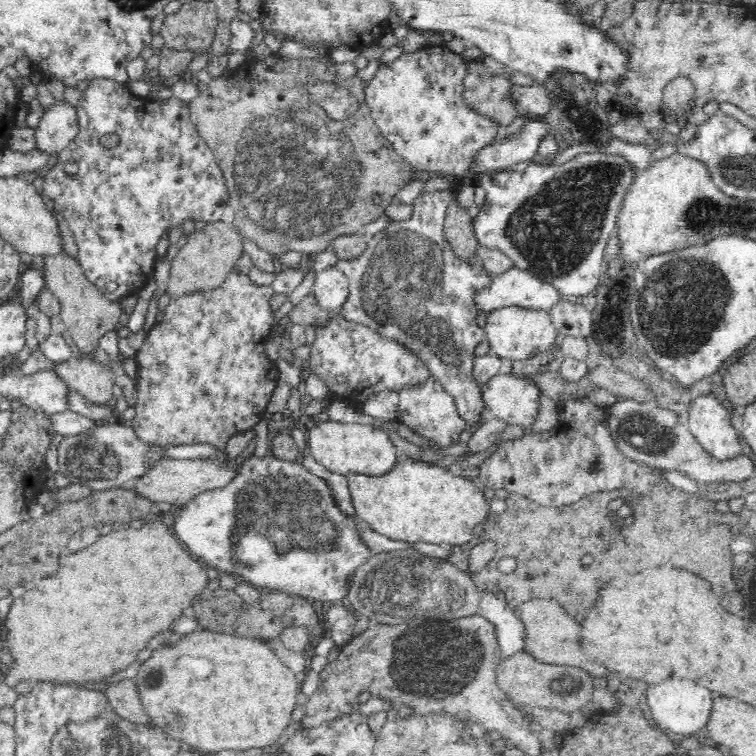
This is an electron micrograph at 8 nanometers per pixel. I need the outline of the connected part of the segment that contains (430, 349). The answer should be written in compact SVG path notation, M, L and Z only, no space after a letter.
M450 188L420 193L414 200L414 212L409 220L392 222L381 232L369 237L367 248L362 254L344 260L338 258L334 266L348 277L349 295L335 312L345 320L367 326L380 336L391 338L419 358L429 374L438 379L448 393L454 395L460 417L468 421L468 428L472 430L480 424L480 420L486 421L489 417L481 400L481 387L477 386L472 374L474 350L482 340L486 340L485 330L478 324L476 296L480 290L492 284L495 276L486 270L477 256L464 261L446 241L444 222L453 199Z

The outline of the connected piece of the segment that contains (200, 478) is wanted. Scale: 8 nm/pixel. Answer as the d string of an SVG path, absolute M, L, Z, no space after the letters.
M244 454L236 456L234 460L224 460L221 455L208 459L160 459L152 464L150 472L138 478L133 490L155 504L169 502L180 507L186 506L198 494L228 486L240 474L240 466L245 461L244 459Z

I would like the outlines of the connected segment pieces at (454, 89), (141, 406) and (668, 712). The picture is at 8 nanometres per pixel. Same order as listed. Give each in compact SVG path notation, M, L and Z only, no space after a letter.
M433 41L419 51L402 53L394 62L380 65L374 78L365 82L365 100L373 122L385 138L392 142L396 152L408 163L416 165L416 169L452 176L469 173L470 168L476 166L480 150L494 145L503 135L503 128L499 122L491 120L488 115L467 104L467 72L467 63L458 50L442 42Z
M235 269L228 274L220 286L214 287L212 290L194 291L179 297L170 298L162 322L156 323L147 332L144 344L134 356L136 361L138 361L138 378L136 378L137 400L134 406L135 417L132 419L132 426L136 436L148 443L156 443L156 445L165 447L197 442L212 443L218 445L218 450L222 453L230 437L252 430L261 418L265 416L267 404L270 402L270 397L278 381L275 364L264 353L264 345L270 340L271 328L275 321L274 313L271 311L269 303L274 293L272 286L256 285L250 280L248 275L244 275Z
M668 680L664 688L668 688L668 694L664 694L664 698L658 698L658 684L650 686L646 692L648 706L657 726L668 727L676 734L692 734L708 724L712 710L712 692L708 688L698 686L690 680Z

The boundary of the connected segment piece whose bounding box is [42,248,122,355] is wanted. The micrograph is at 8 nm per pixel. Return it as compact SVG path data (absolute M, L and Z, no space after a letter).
M63 248L56 254L42 256L43 279L45 290L52 291L60 301L60 318L68 332L69 342L82 354L93 353L99 346L99 339L114 330L119 316L122 314L120 302L108 300L87 279L82 265L77 258L68 256Z

